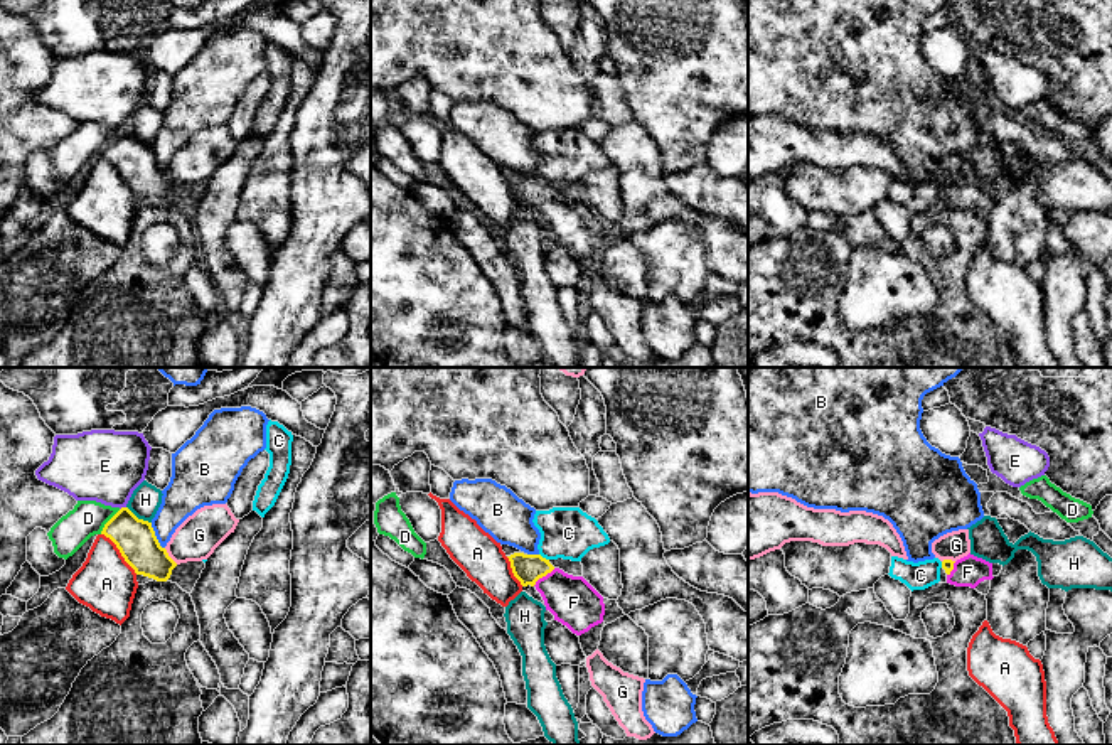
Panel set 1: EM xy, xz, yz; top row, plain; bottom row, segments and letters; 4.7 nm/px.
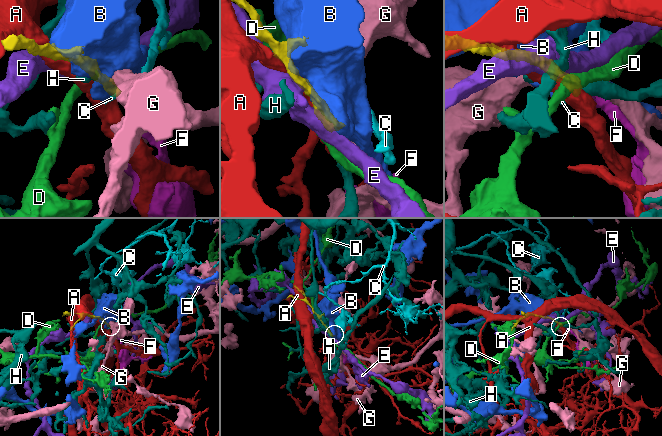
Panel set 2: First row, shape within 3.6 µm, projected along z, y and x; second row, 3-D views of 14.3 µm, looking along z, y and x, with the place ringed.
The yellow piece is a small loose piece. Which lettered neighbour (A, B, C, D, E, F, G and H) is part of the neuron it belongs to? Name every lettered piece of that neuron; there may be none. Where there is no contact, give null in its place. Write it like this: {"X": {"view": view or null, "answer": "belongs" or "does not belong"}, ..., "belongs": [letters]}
{"A": {"view": "xy", "answer": "does not belong"}, "B": {"view": "xy", "answer": "does not belong"}, "C": {"view": "xz", "answer": "does not belong"}, "D": {"view": "xy", "answer": "does not belong"}, "E": {"view": "xy", "answer": "does not belong"}, "F": {"view": "xz", "answer": "belongs"}, "G": {"view": "xy", "answer": "does not belong"}, "H": {"view": "xy", "answer": "does not belong"}, "belongs": ["F"]}

